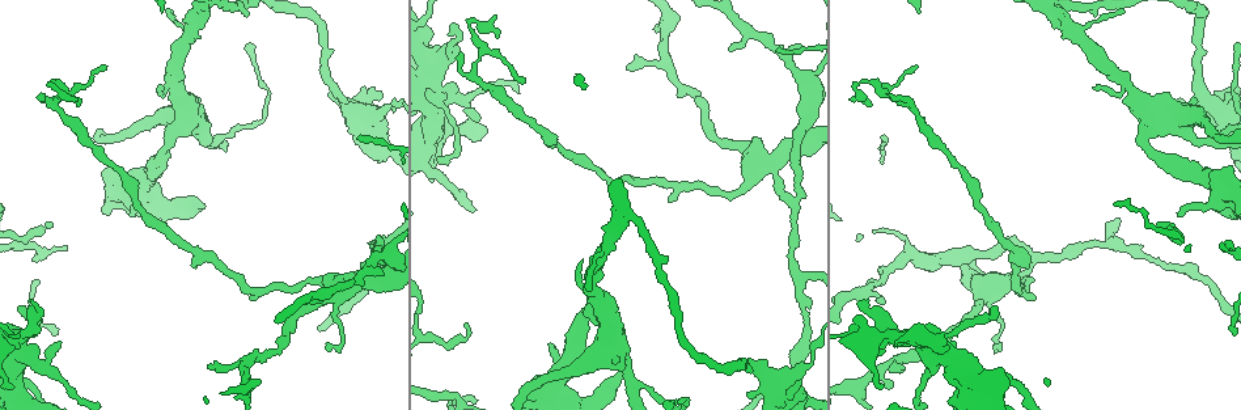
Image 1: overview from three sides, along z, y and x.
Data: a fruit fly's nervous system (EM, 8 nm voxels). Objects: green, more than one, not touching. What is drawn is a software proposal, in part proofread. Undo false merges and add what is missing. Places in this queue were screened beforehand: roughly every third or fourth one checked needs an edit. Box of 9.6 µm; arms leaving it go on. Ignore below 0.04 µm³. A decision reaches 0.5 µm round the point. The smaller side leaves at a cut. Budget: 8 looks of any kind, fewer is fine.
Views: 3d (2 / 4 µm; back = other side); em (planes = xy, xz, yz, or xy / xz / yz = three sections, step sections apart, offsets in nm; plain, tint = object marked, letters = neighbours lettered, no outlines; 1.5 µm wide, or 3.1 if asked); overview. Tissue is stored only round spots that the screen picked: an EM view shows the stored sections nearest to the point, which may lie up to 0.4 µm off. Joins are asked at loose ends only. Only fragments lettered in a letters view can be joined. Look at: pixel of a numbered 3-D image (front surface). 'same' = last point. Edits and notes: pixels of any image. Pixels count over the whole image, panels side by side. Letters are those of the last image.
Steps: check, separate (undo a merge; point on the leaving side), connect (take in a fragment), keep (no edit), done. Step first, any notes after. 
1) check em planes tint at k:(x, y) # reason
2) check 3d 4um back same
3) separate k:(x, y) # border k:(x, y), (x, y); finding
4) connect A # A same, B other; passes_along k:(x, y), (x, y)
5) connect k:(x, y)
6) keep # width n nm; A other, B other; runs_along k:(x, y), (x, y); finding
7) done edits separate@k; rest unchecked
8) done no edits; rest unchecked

check em yz step 8 letters at 1:(203, 206)

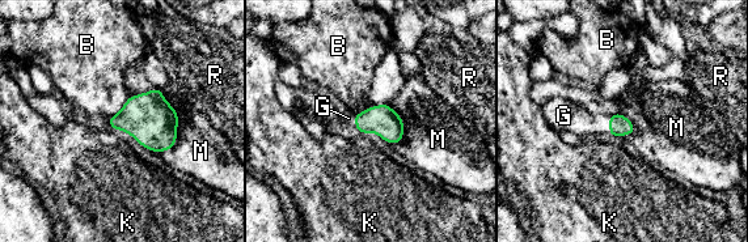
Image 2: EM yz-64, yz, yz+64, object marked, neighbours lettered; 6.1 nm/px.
connect G # B other, G same, K other, M other, R other; passes_along 2:(618, 124), (609, 123), (570, 117); the neuron continues

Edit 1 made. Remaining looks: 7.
check overview

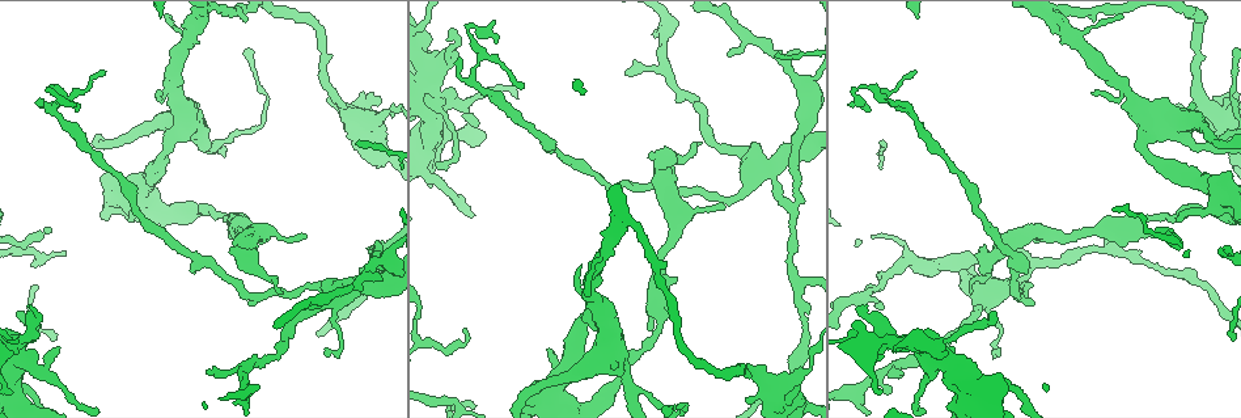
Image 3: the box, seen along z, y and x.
check em xz step 4 tint at 3:(720, 204) # thin end

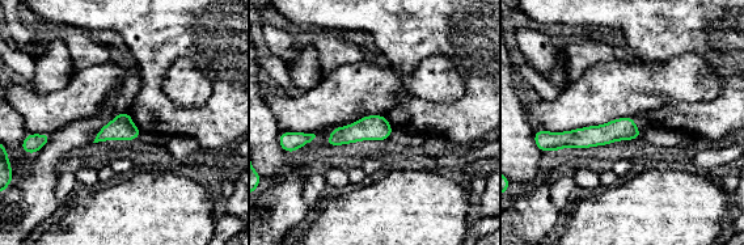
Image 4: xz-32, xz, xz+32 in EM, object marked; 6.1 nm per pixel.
check em yz step 8 letters same # cut it another way

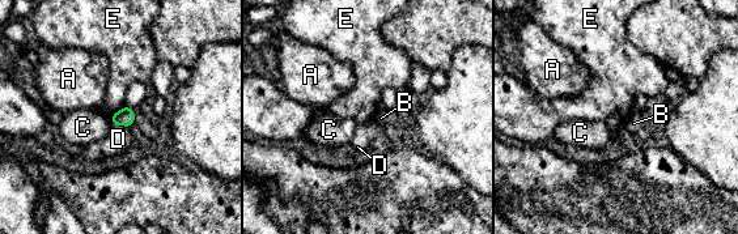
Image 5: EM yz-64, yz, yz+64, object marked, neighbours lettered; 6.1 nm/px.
keep # A other, B other, C other, D other, E other; border 5:(107, 116), (111, 123); none of them fits

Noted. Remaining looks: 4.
check em planes tint at 3:(244, 260) # calibre changes

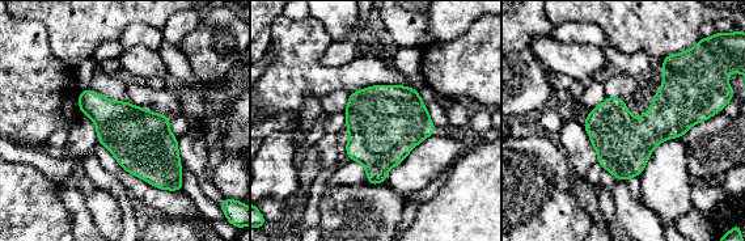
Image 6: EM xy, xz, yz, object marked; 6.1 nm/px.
check em planes letters same

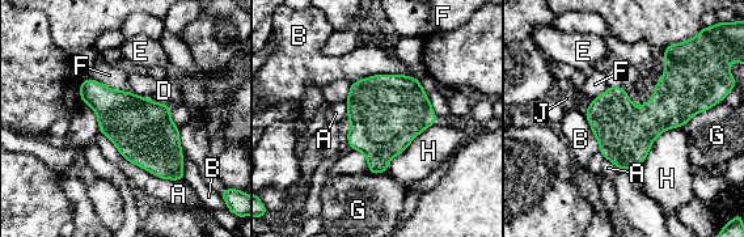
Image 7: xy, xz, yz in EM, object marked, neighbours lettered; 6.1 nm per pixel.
keep # A other, B other, D other, E other, F other, G other, H other, J other; border 7:(435, 123), (389, 161), (387, 173); one neuron here

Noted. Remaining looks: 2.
done edits connect@2; rest unchecked

